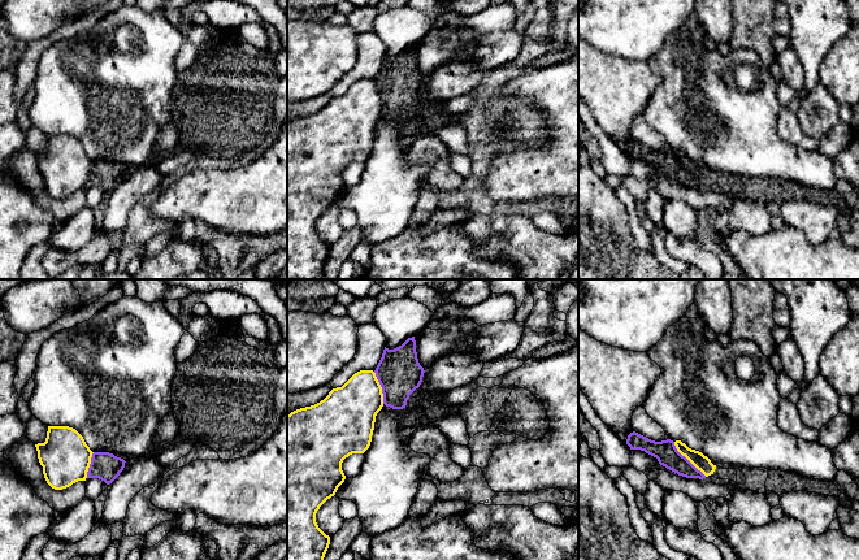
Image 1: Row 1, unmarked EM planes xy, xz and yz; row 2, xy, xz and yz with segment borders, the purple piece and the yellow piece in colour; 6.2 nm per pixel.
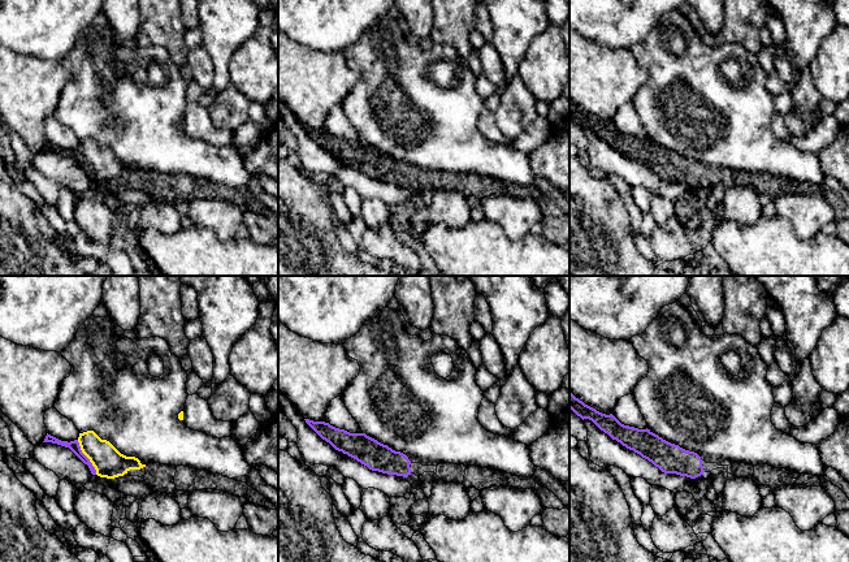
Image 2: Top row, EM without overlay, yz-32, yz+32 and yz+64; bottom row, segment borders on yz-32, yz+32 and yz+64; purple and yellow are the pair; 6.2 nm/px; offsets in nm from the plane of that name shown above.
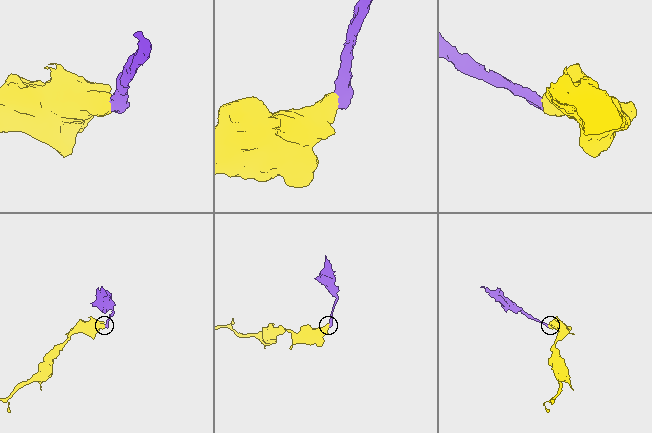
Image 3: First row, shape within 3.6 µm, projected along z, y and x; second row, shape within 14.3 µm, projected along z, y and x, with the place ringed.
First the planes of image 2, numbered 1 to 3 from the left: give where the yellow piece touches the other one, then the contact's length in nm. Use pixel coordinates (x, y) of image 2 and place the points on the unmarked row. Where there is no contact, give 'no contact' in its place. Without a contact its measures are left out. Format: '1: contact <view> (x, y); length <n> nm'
1: contact yz-32 (86, 165); length 240 nm
2: no contact
3: no contact

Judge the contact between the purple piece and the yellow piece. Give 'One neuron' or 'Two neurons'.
Two neurons

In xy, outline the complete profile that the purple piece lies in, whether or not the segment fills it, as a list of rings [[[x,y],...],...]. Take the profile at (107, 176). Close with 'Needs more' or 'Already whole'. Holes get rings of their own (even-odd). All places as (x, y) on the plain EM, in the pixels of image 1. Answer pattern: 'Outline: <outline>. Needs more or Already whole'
Outline: [[[94,161],[87,187],[99,187],[107,194],[112,192],[125,177],[125,169],[109,161]]]. Already whole

